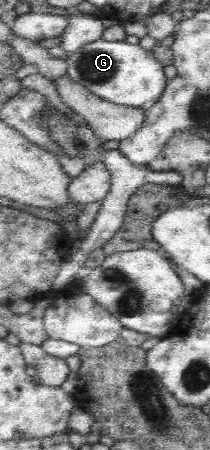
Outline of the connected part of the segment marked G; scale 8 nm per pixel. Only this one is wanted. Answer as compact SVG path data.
M97 40L66 56L66 73L94 96L115 106L143 110L152 108L163 96L168 81L153 51L127 42Z

